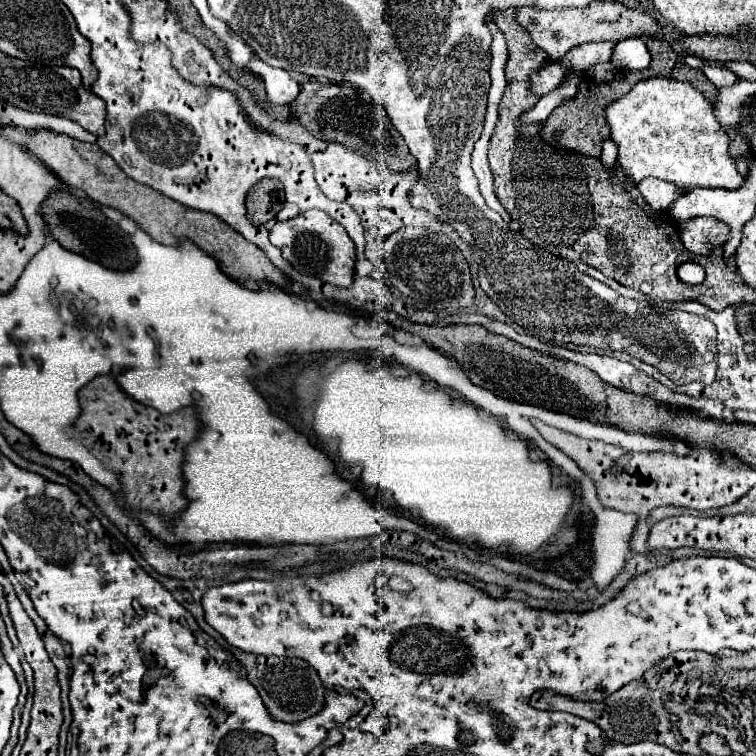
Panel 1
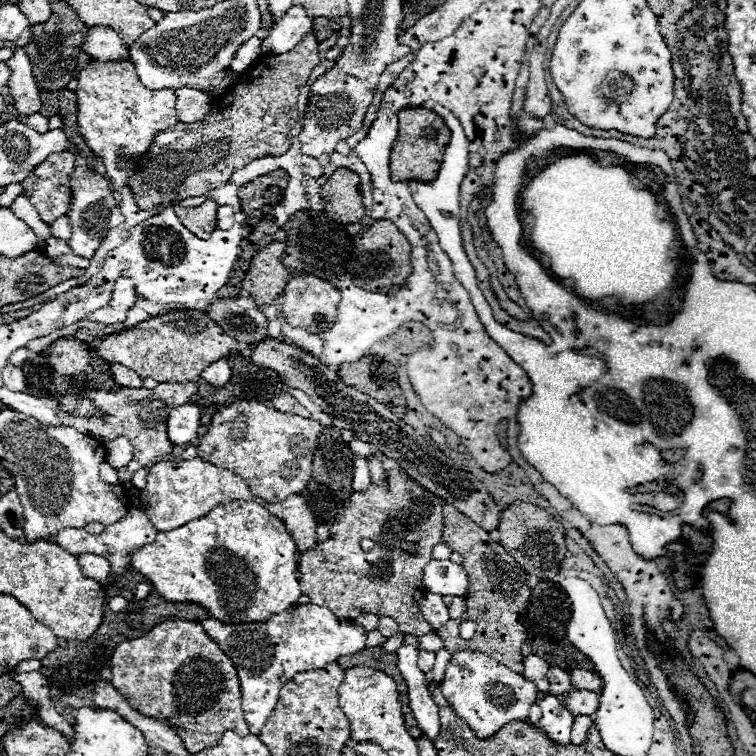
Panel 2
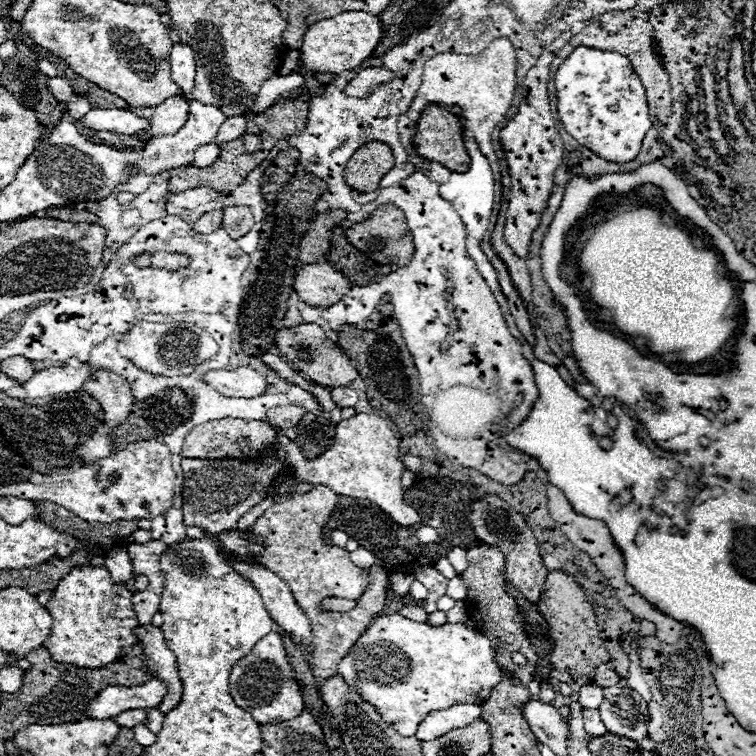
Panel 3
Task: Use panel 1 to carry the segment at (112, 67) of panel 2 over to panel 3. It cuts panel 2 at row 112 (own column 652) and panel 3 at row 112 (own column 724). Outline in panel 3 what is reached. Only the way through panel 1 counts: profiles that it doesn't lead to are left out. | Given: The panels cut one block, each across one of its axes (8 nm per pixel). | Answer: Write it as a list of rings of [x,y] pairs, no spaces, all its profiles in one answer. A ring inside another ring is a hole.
[[[178,96],[178,98],[168,98],[164,104],[160,104],[156,108],[128,108],[136,116],[148,118],[152,122],[150,130],[134,134],[134,138],[144,142],[144,138],[176,134],[176,130],[180,130],[180,126],[184,126],[184,122],[188,118],[188,106],[190,106],[190,102],[182,96]]]

